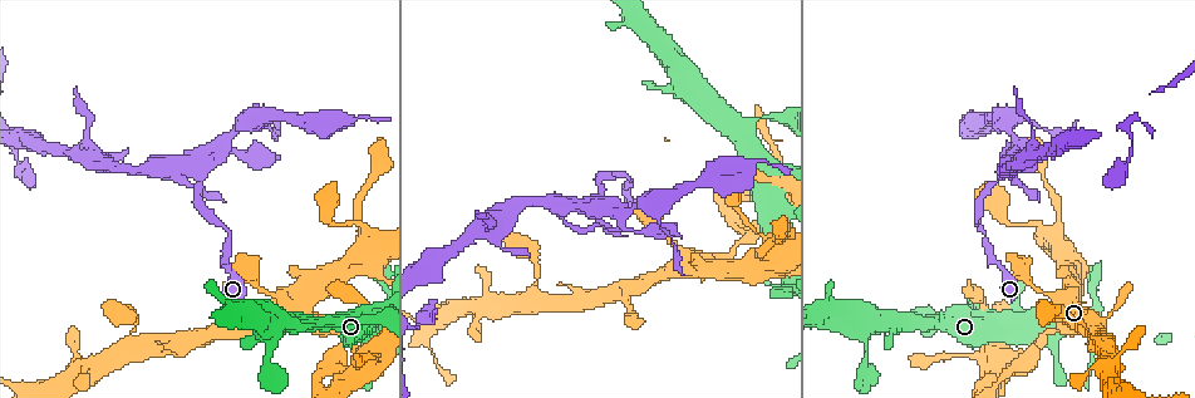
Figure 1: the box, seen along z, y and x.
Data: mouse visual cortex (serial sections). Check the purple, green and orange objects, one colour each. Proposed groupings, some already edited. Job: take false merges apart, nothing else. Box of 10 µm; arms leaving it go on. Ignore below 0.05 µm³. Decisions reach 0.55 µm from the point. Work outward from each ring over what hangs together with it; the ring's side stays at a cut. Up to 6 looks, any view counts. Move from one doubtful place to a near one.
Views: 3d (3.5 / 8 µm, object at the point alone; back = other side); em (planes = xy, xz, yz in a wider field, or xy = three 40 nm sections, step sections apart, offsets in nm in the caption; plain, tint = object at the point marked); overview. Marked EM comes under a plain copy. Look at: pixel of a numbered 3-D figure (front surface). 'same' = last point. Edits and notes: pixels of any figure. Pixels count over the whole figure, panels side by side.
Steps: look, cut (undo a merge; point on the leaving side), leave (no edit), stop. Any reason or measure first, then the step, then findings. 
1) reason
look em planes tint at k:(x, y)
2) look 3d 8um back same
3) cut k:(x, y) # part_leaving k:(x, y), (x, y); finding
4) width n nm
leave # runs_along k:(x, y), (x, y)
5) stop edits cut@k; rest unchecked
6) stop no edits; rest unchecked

abrupt turn
look 3d 3.5um at 1:(309, 281)

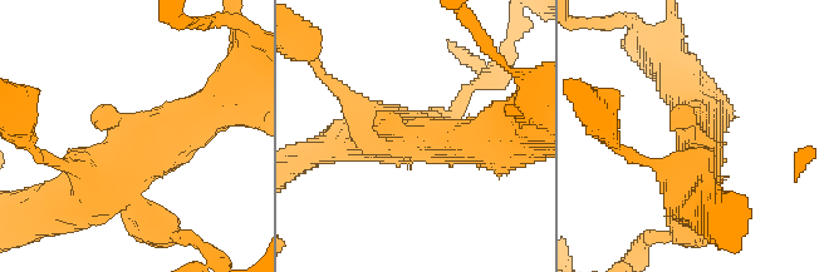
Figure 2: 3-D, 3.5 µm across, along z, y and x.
look em xy step 2 tint at 2:(130, 136)

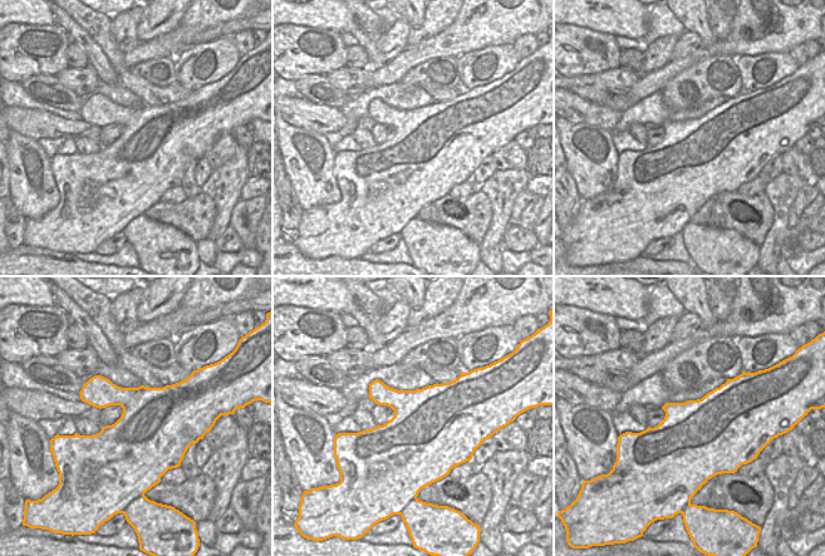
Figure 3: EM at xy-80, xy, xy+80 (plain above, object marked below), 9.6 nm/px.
leave # runs_along 2:(696, 206), (692, 124), (670, 124); continuous, no second cell

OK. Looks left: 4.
four arms meet
look 3d 3.5um at 1:(1005, 359)

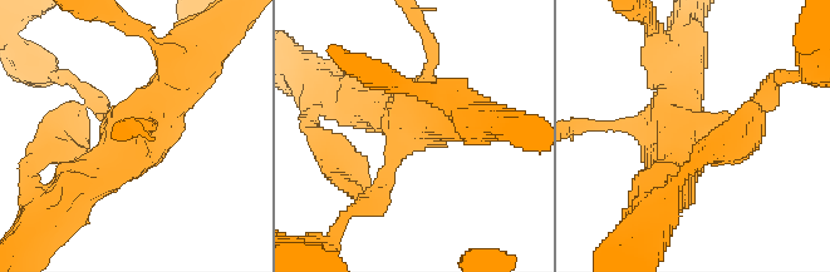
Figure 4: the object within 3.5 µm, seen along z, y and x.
arms 4; arm_widths 150, 200, 500, 500 nm; need the tissue
look em xy step 3 tint at 4:(422, 128)

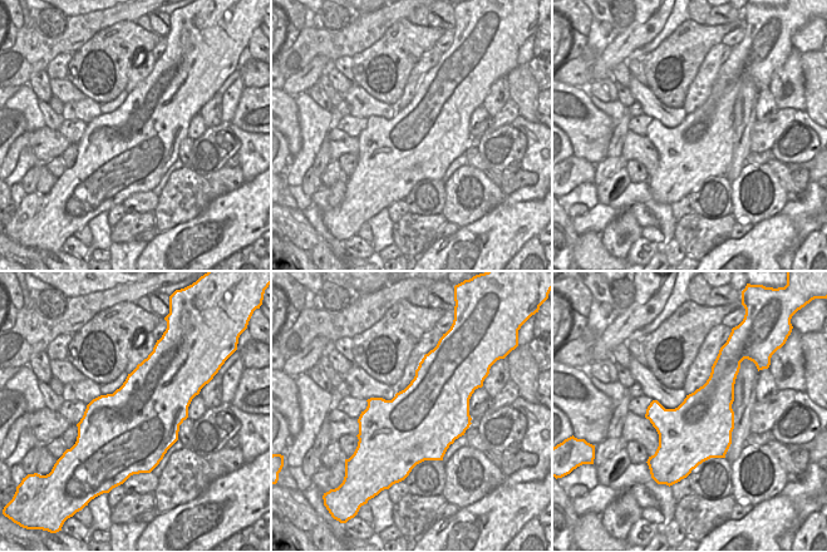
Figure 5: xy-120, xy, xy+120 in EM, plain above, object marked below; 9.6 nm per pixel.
leave # runs_along 4:(379, 192), (406, 141), (463, 108); one cell here

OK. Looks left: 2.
sudden change in width
look 3d 3.5um at 1:(1008, 125)

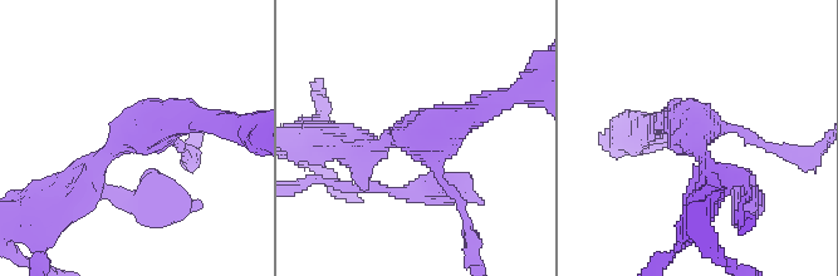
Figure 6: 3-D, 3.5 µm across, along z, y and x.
look em xy step 1 tint at 6:(129, 132)

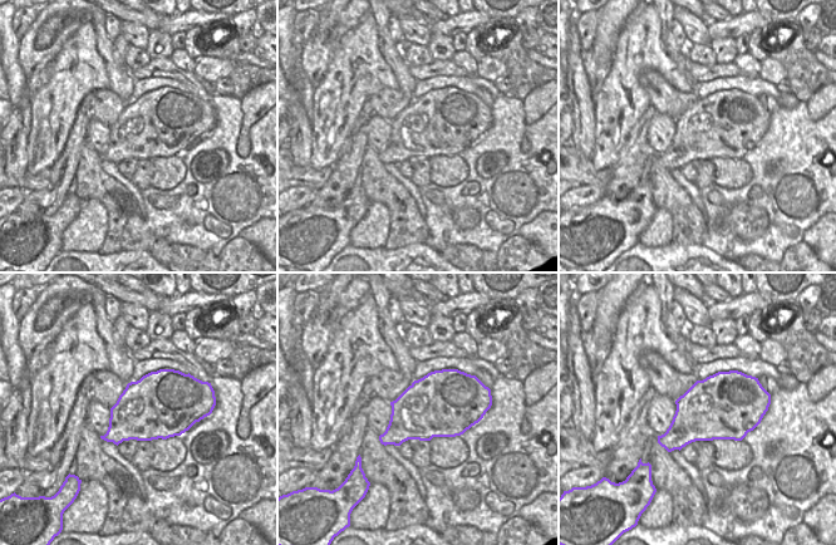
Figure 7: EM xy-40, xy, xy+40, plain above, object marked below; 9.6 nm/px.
width 650 nm
leave # runs_along 6:(87, 176), (152, 122), (226, 118); one cell here

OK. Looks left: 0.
stop no edits; rest unchecked

